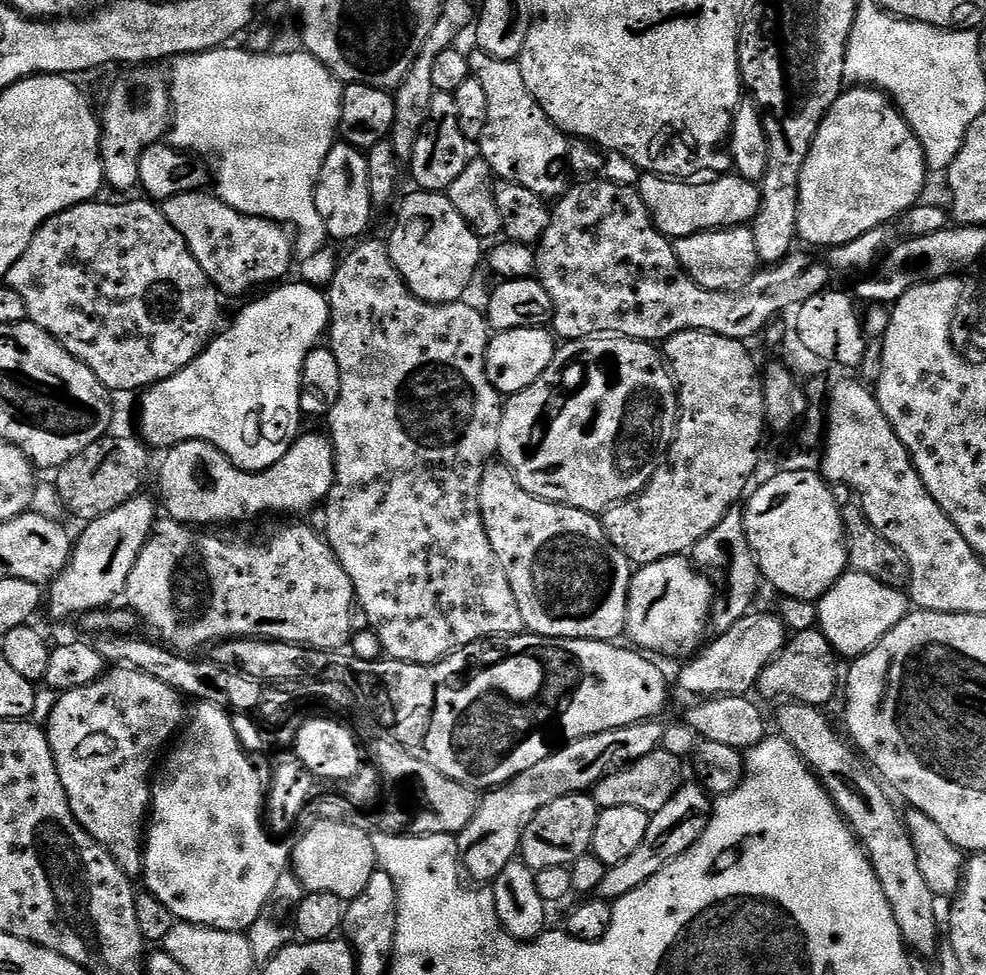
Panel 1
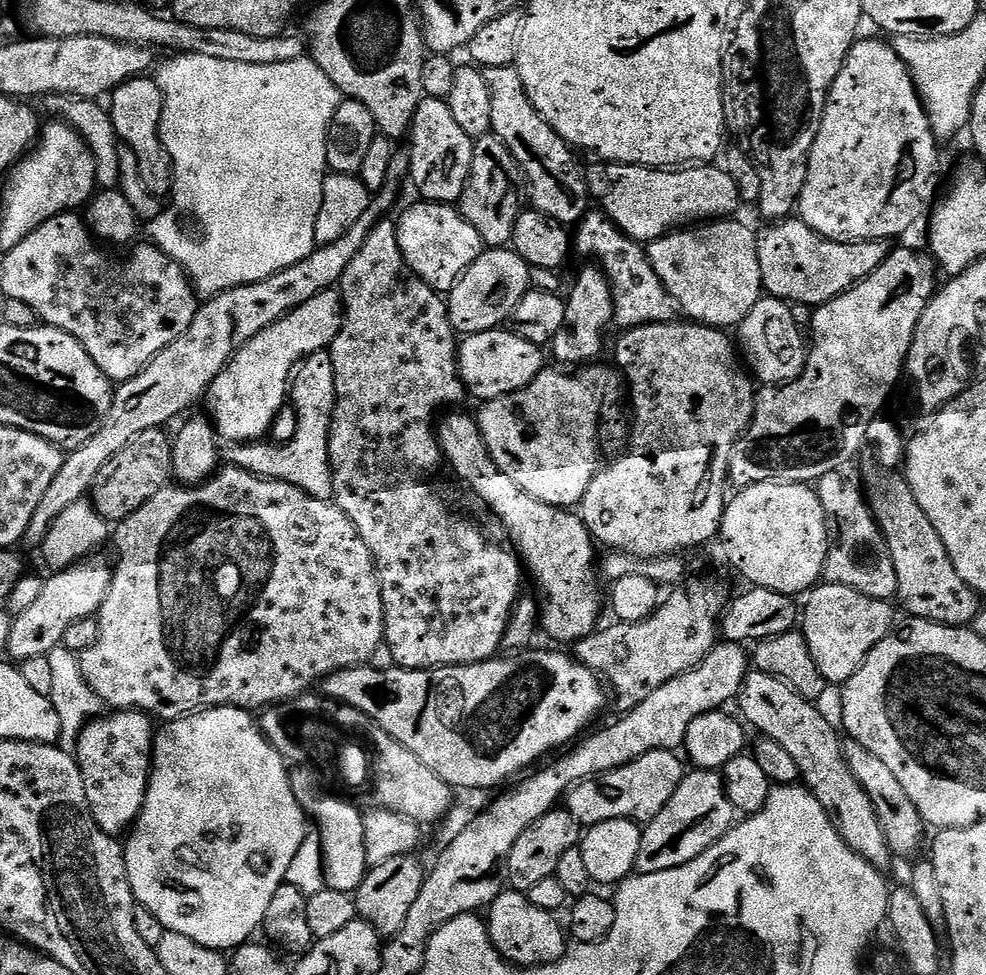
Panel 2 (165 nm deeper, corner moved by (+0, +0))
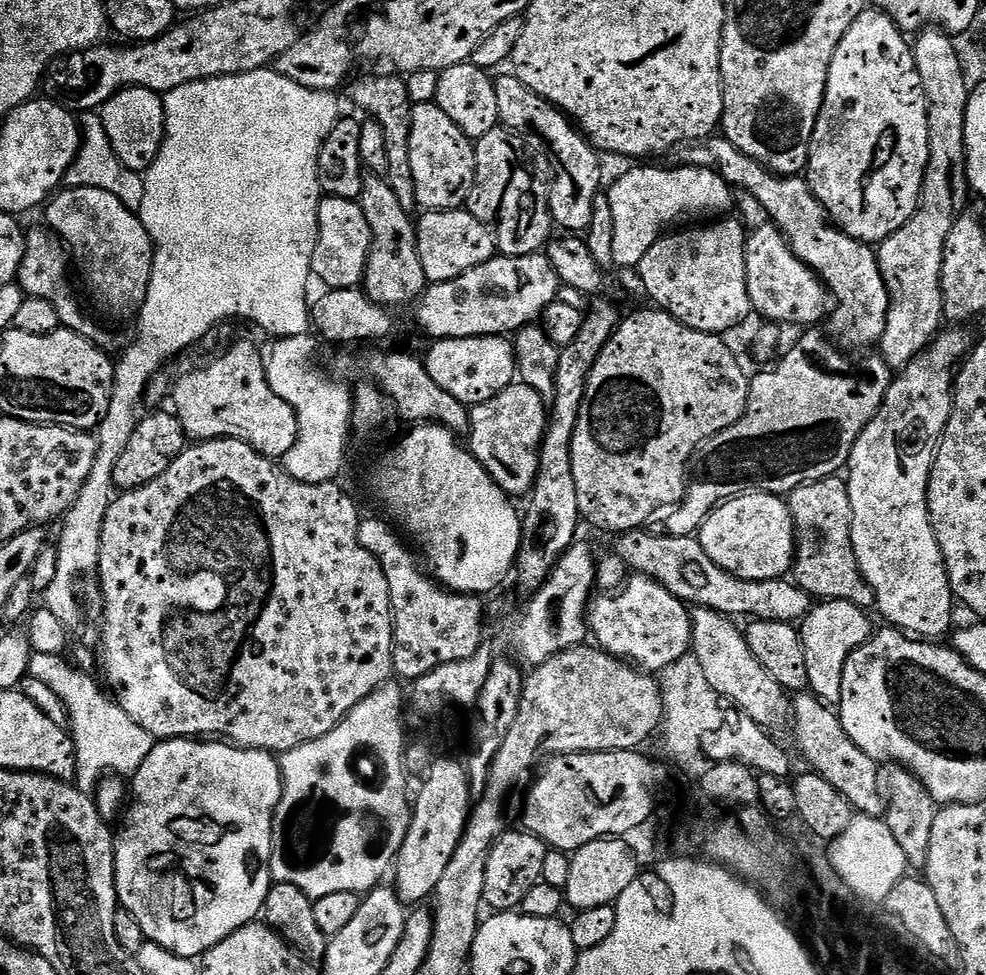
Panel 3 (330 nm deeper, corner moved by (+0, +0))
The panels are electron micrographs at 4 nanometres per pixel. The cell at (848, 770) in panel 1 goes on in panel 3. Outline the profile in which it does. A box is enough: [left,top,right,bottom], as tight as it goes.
[690,607,792,730]

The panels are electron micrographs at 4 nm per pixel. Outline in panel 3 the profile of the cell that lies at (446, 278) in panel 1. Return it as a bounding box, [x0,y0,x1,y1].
[416,210,497,284]

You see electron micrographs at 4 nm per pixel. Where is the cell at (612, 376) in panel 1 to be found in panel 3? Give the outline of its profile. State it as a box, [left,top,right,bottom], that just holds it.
[470,382,549,497]

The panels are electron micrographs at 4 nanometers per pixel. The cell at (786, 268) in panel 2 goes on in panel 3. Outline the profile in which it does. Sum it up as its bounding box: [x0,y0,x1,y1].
[745,222,829,326]

